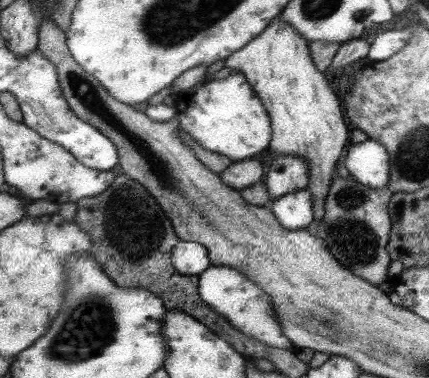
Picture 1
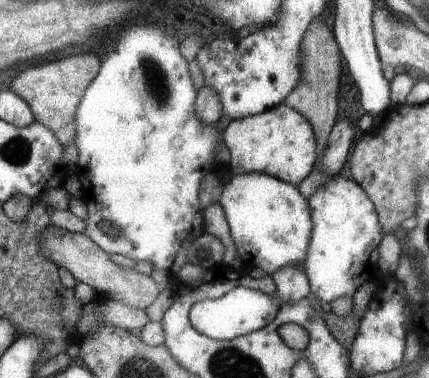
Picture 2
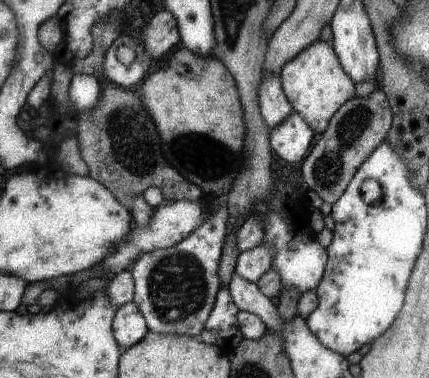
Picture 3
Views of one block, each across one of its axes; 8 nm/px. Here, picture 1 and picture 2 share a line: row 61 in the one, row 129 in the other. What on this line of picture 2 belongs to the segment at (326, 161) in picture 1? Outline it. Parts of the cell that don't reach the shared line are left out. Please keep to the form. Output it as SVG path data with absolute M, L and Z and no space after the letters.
M285 104L273 106L255 116L231 120L223 130L223 142L229 148L229 168L235 176L259 172L297 188L297 184L311 174L317 162L317 142L311 124Z

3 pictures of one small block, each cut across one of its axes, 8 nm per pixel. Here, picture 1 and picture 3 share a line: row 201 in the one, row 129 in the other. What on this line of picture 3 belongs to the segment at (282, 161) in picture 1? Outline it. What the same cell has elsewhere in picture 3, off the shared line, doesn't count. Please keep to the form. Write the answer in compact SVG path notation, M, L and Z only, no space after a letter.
M279 76L263 78L259 86L259 112L265 126L273 132L289 114L293 114L287 98L283 96L283 88L279 84Z

